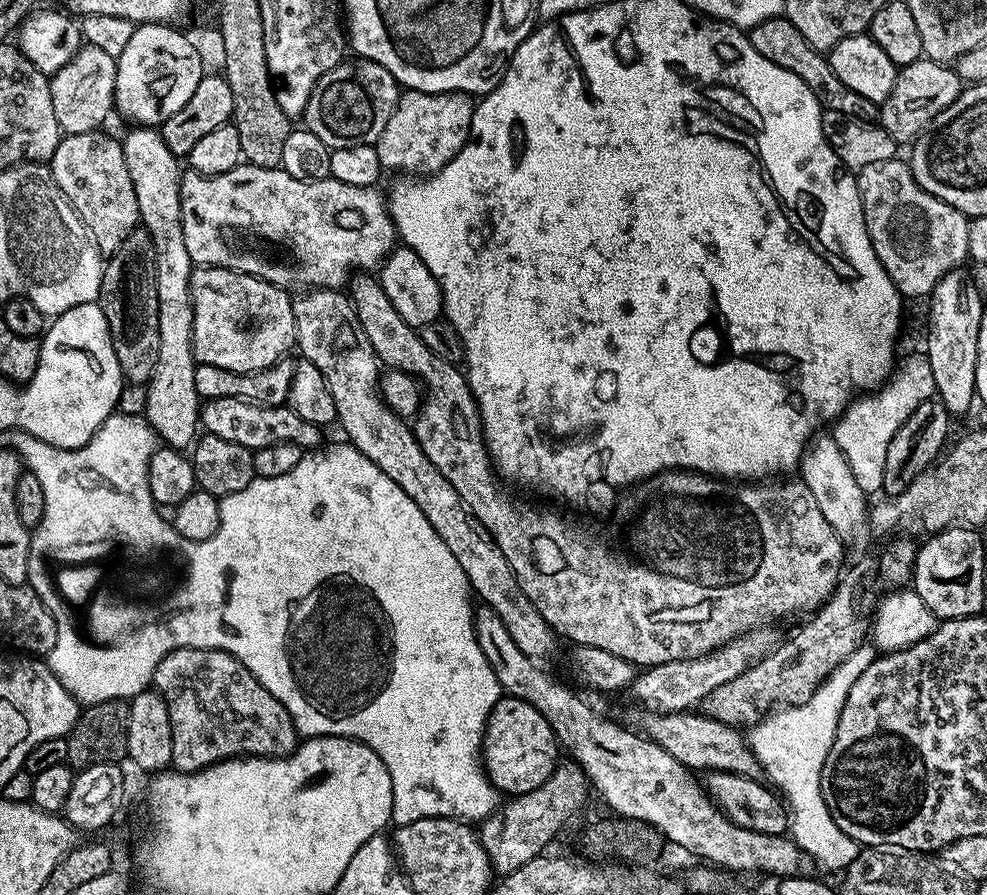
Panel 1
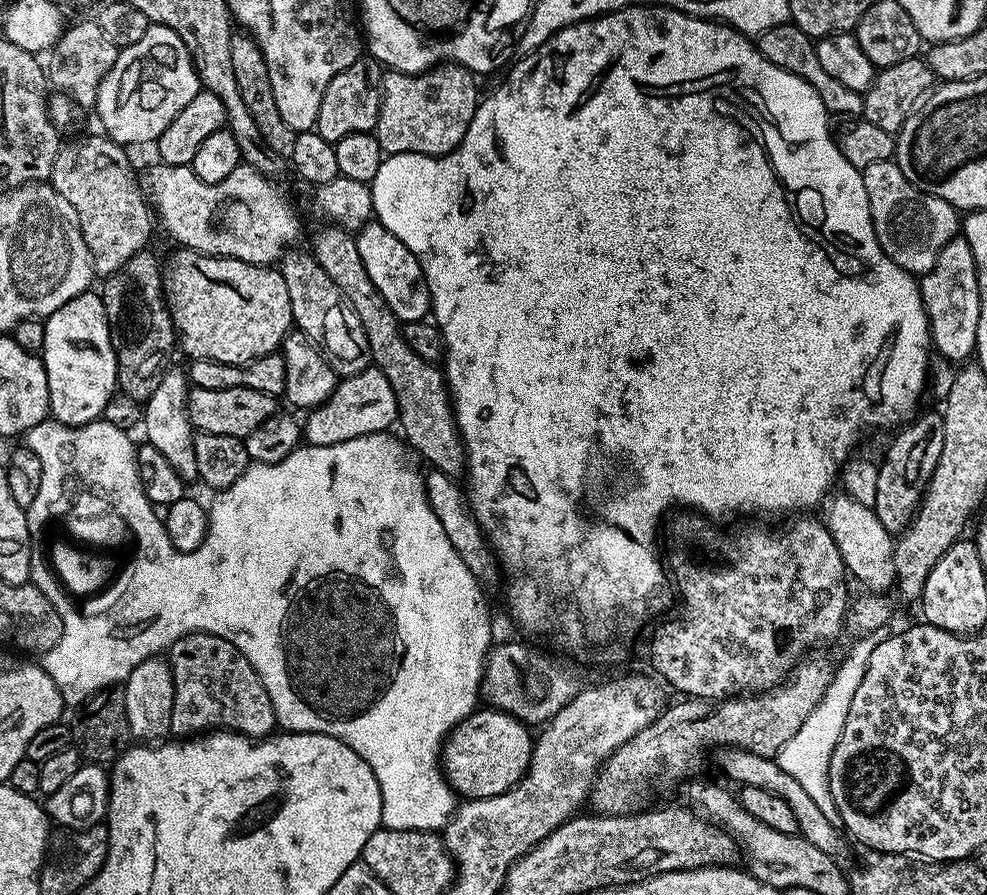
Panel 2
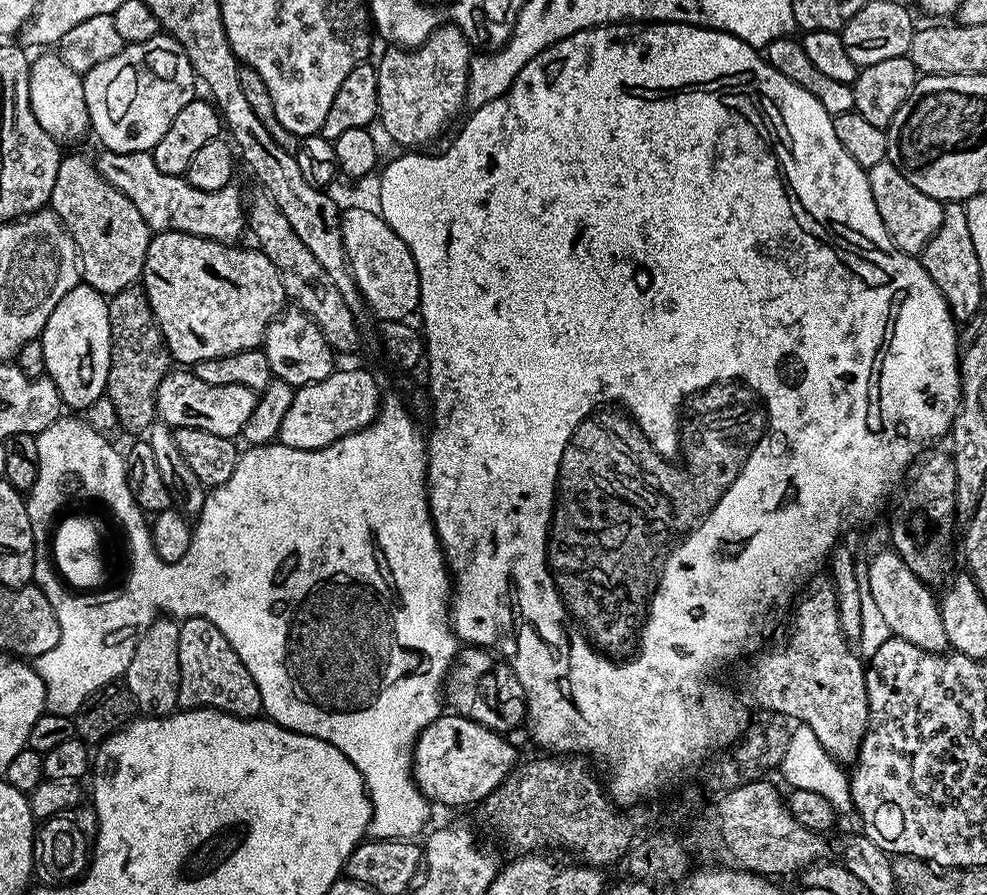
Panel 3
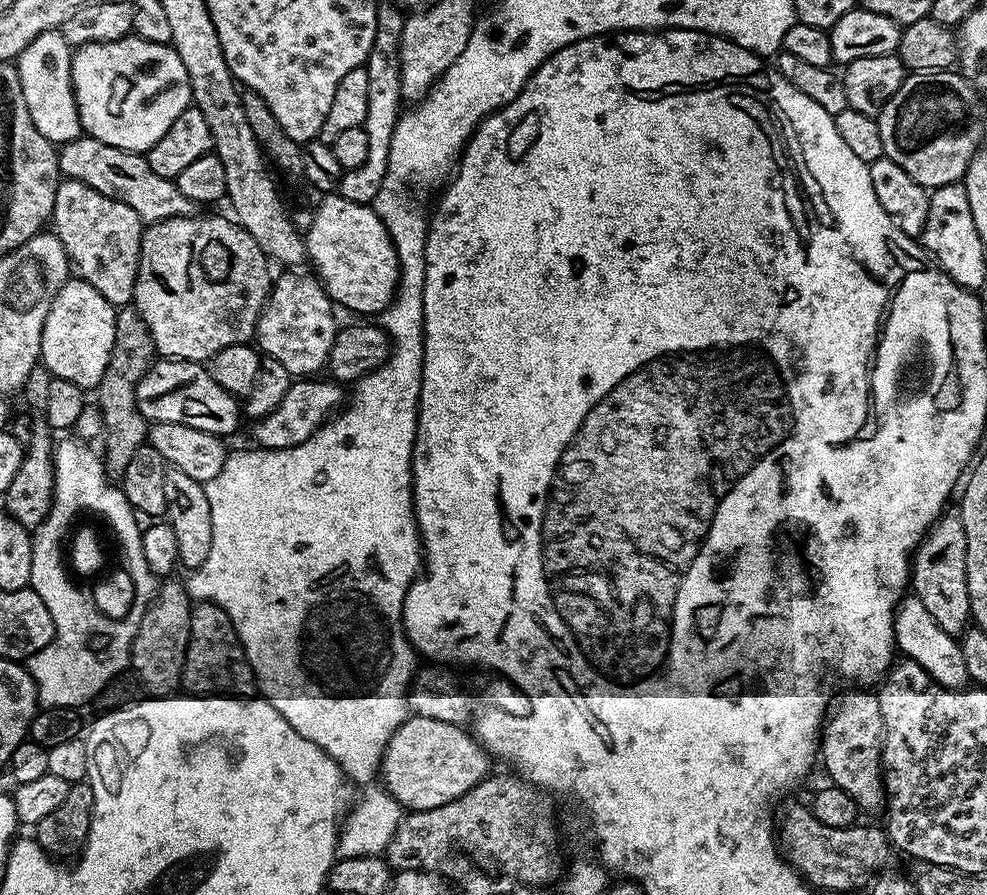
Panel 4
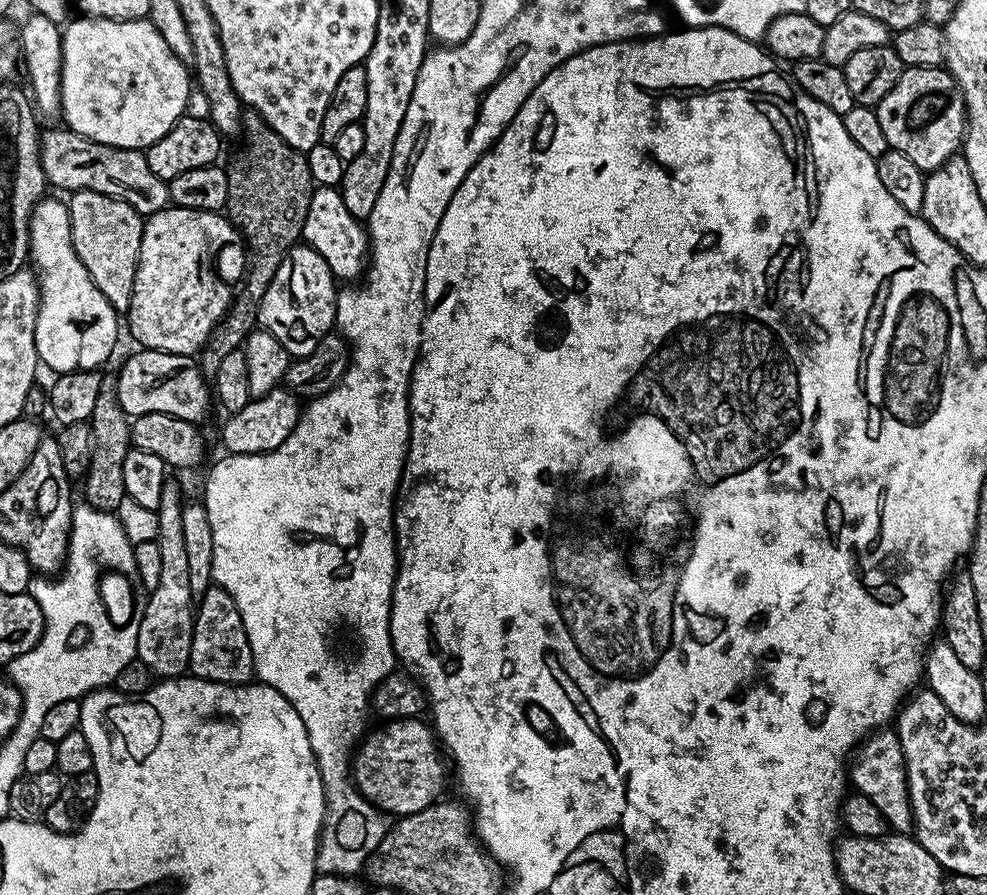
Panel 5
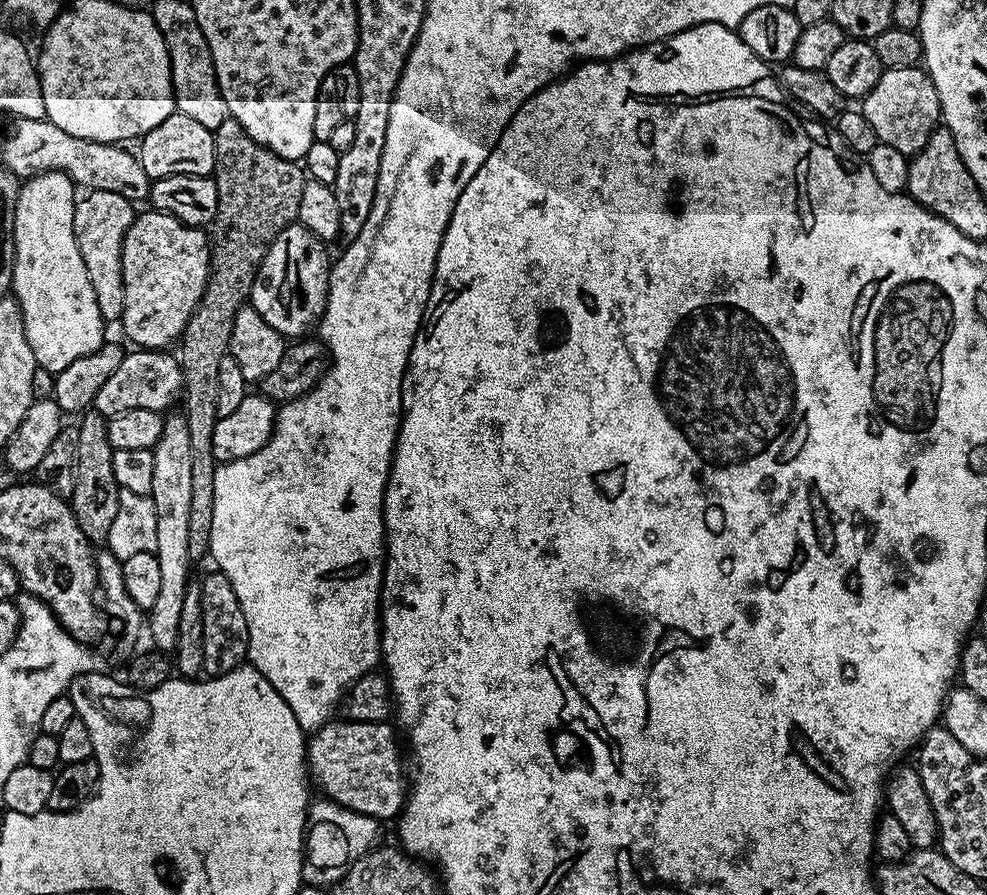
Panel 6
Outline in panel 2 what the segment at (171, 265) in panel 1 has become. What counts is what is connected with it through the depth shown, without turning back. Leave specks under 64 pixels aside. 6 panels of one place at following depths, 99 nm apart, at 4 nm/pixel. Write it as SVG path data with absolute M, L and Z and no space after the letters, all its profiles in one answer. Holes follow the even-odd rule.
M169 367L165 371L162 382L158 382L158 390L150 394L150 398L143 405L142 429L144 428L143 439L153 444L166 462L174 468L175 473L180 475L185 482L200 480L198 474L198 461L194 455L194 429L188 417L188 389L190 381L185 369Z

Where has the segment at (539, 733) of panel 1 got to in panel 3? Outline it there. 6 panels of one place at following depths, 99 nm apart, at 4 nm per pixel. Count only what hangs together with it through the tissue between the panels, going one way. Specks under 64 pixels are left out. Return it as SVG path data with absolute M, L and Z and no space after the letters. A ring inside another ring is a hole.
M441 714L437 720L430 722L430 726L421 730L412 747L412 777L416 779L420 793L433 805L445 804L448 808L456 808L459 804L479 805L517 767L516 748L508 740L511 739L507 735L490 730L478 722L470 722L470 718Z

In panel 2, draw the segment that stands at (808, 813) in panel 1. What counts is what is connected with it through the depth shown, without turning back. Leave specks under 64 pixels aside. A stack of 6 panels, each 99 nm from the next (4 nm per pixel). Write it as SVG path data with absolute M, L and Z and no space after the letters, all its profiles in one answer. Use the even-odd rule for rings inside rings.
M872 634L865 635L848 652L848 657L844 661L839 661L835 669L830 686L826 690L824 697L818 702L818 706L802 722L798 734L782 746L778 763L786 774L797 779L802 784L802 789L810 794L810 798L821 807L827 807L832 802L832 792L828 788L828 767L830 758L834 754L834 746L838 738L842 738L842 730L846 726L846 714L850 710L850 702L854 698L854 690L858 690L858 685L862 683L862 678L866 674L866 666L870 662L870 654L876 649L877 637Z

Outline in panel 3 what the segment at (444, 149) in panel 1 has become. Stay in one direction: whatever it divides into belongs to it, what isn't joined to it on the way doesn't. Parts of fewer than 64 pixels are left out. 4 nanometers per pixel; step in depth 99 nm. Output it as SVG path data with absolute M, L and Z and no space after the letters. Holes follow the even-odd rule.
M455 25L436 28L426 42L415 49L390 46L377 61L378 122L389 138L402 148L418 148L434 139L446 124L465 107L468 94L468 67L472 46Z

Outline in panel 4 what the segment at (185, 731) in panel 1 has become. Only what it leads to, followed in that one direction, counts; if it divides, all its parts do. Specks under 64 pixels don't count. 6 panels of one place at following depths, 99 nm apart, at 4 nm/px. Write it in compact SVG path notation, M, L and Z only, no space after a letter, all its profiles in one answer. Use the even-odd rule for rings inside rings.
M201 600L192 605L190 642L186 646L182 684L189 693L197 696L252 698L258 692L256 675L246 658L244 648L236 636L236 631L226 610L222 610L222 606L209 600Z

